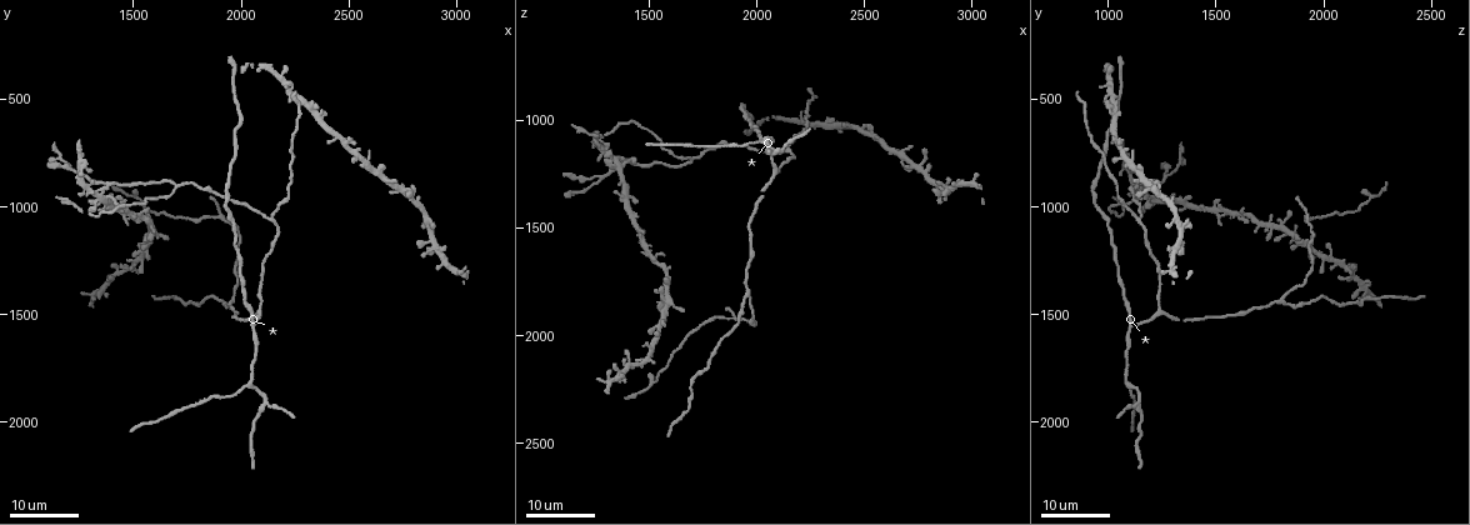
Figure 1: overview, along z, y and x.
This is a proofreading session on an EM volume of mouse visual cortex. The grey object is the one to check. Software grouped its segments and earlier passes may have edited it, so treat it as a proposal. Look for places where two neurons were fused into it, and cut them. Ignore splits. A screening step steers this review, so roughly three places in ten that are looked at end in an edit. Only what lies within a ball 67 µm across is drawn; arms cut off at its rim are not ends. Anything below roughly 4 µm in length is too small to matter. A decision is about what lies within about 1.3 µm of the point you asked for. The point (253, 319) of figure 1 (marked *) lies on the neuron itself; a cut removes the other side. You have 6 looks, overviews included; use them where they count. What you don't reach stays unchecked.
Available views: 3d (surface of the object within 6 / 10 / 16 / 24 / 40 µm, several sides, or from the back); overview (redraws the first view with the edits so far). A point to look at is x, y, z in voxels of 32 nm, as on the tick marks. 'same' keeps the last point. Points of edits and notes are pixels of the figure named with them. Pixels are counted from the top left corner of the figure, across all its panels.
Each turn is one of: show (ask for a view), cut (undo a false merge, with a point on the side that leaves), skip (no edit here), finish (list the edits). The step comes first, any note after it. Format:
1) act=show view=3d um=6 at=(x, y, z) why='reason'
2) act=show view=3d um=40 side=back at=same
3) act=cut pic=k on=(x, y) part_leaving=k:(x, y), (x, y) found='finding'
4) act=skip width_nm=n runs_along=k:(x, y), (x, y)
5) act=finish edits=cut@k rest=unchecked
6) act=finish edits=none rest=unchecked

act=show view=3d um=16 at=(1960, 1430, 1810) why='two arms in line, one across'

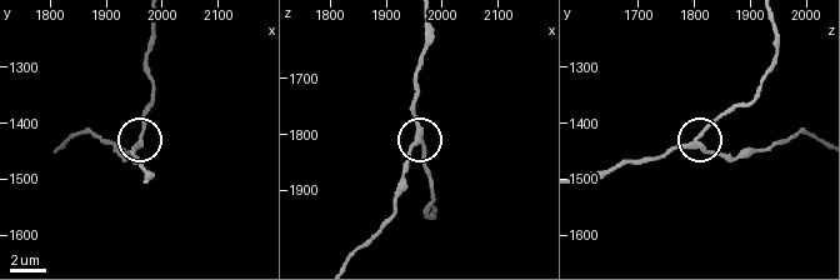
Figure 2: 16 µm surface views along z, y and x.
act=show view=3d um=6 at=(1955, 1430, 1810)

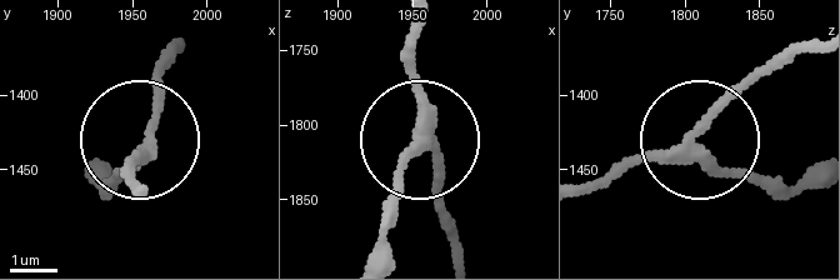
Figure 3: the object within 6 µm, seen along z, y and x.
act=skip width_nm=230 runs_along=3:(421, 20), (409, 56), (421, 135), (389, 219) found='one neuron here'

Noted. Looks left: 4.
act=show view=3d um=24 at=(2050, 1830, 1090) why='three arms meet'

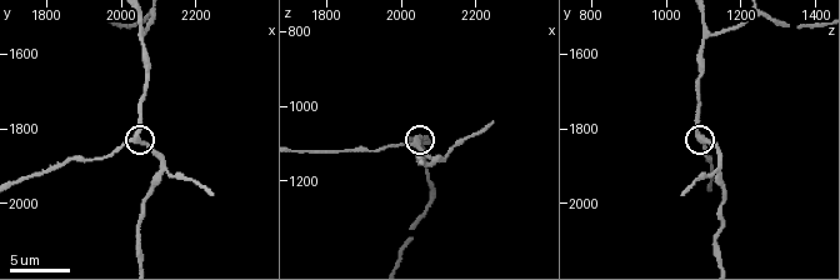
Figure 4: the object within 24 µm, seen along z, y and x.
act=show view=3d um=10 at=(2030, 1840, 1110)

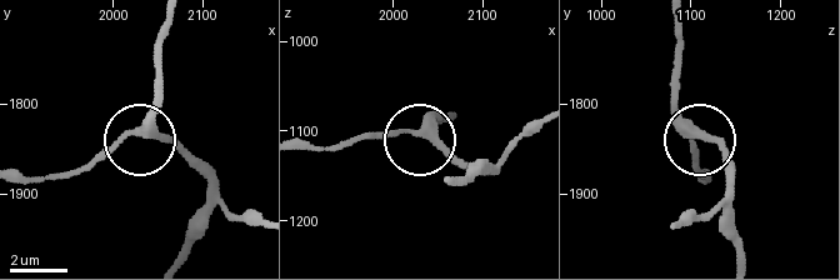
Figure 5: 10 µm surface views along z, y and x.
act=skip width_nm=300 found='all the same neuron'

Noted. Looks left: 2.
act=show view=3d um=16 at=(2090, 1480, 1250) why='thin arm on a thick one'

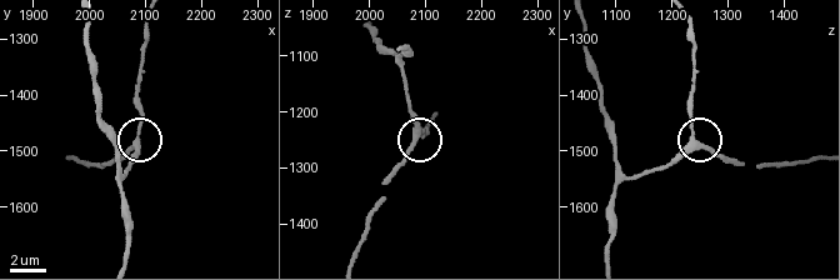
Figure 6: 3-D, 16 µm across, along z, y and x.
act=show view=3d um=10 at=(2085, 1480, 1240) why='closer look'

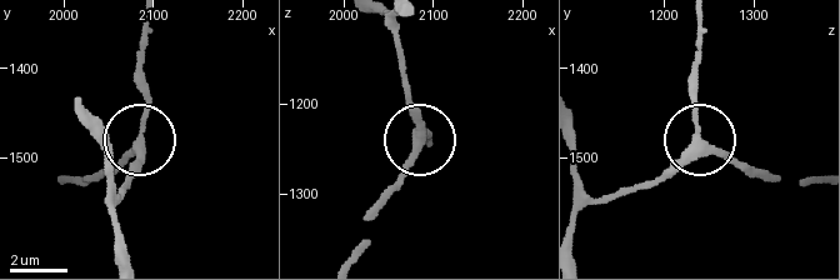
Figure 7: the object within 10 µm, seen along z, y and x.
act=skip width_nm=280 runs_along=7:(581, 186), (608, 200), (659, 184), (709, 143), (749, 176) found='one neuron here'

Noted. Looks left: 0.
act=finish edits=none rest=unchecked

